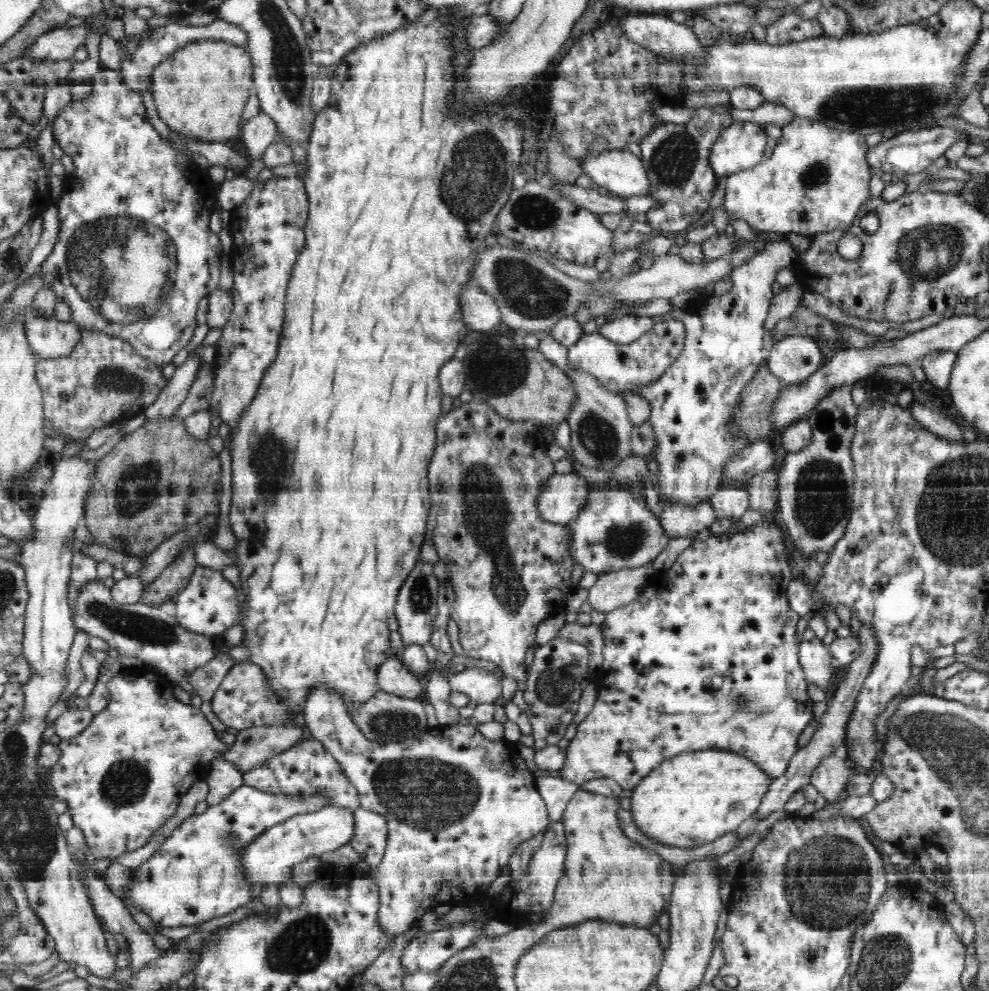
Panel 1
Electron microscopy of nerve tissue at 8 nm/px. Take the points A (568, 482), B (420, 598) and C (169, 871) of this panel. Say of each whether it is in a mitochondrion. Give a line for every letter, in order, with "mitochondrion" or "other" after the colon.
A: other
B: mitochondrion
C: other

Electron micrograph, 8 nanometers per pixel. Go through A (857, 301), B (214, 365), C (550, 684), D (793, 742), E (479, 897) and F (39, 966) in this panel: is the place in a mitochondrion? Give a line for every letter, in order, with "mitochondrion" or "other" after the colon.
A: other
B: other
C: mitochondrion
D: other
E: other
F: other

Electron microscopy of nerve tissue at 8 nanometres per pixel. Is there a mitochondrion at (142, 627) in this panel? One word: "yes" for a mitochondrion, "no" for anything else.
yes

